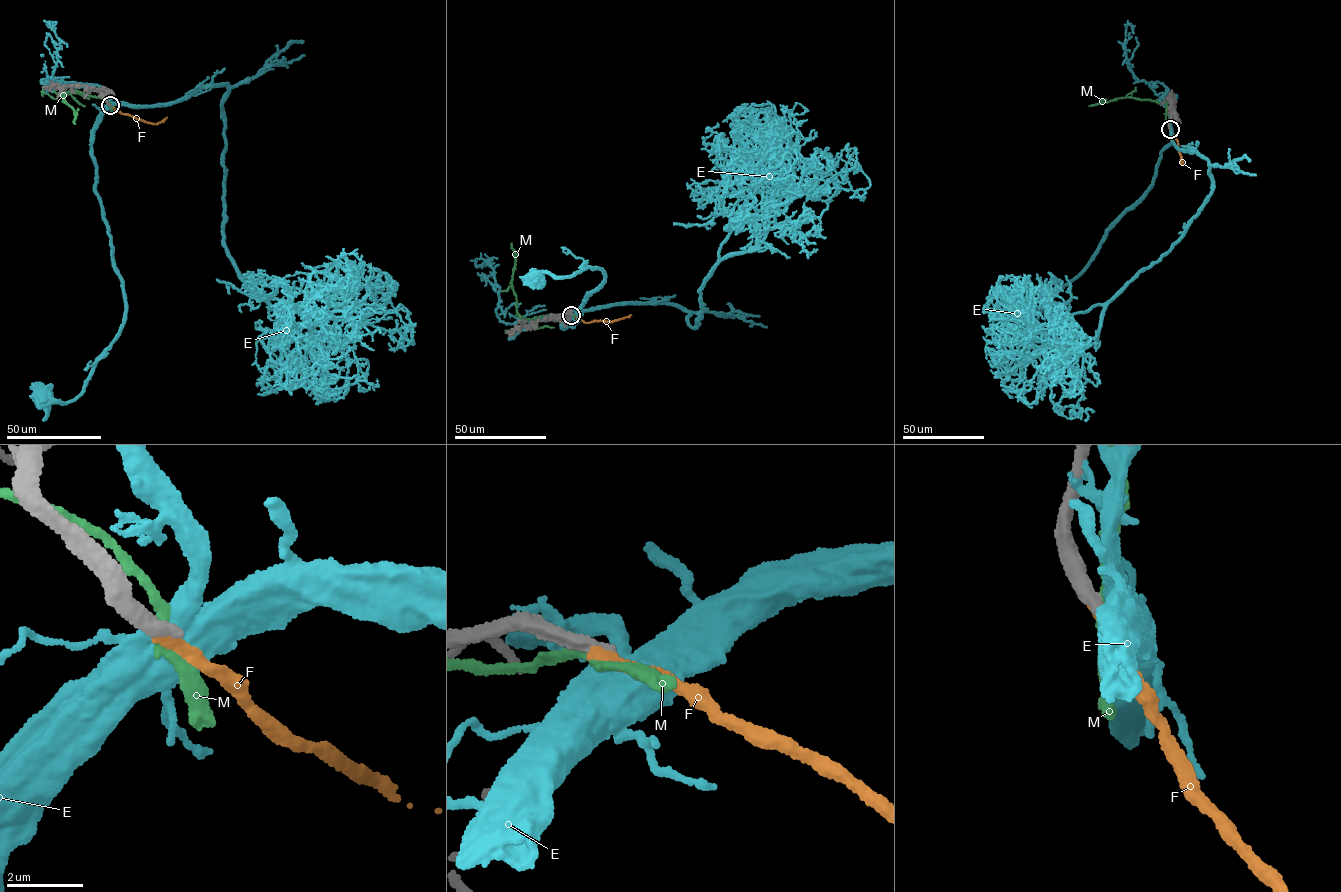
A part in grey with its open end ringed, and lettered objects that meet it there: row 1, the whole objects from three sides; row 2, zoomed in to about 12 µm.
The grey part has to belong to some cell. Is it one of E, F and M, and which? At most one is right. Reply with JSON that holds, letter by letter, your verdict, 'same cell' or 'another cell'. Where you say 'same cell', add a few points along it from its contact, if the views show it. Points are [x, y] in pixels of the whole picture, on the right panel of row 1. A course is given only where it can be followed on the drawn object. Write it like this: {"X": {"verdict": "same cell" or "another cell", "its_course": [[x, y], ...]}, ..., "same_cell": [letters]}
{"E": {"verdict": "another cell"}, "F": {"verdict": "another cell"}, "M": {"verdict": "another cell"}, "same_cell": []}

